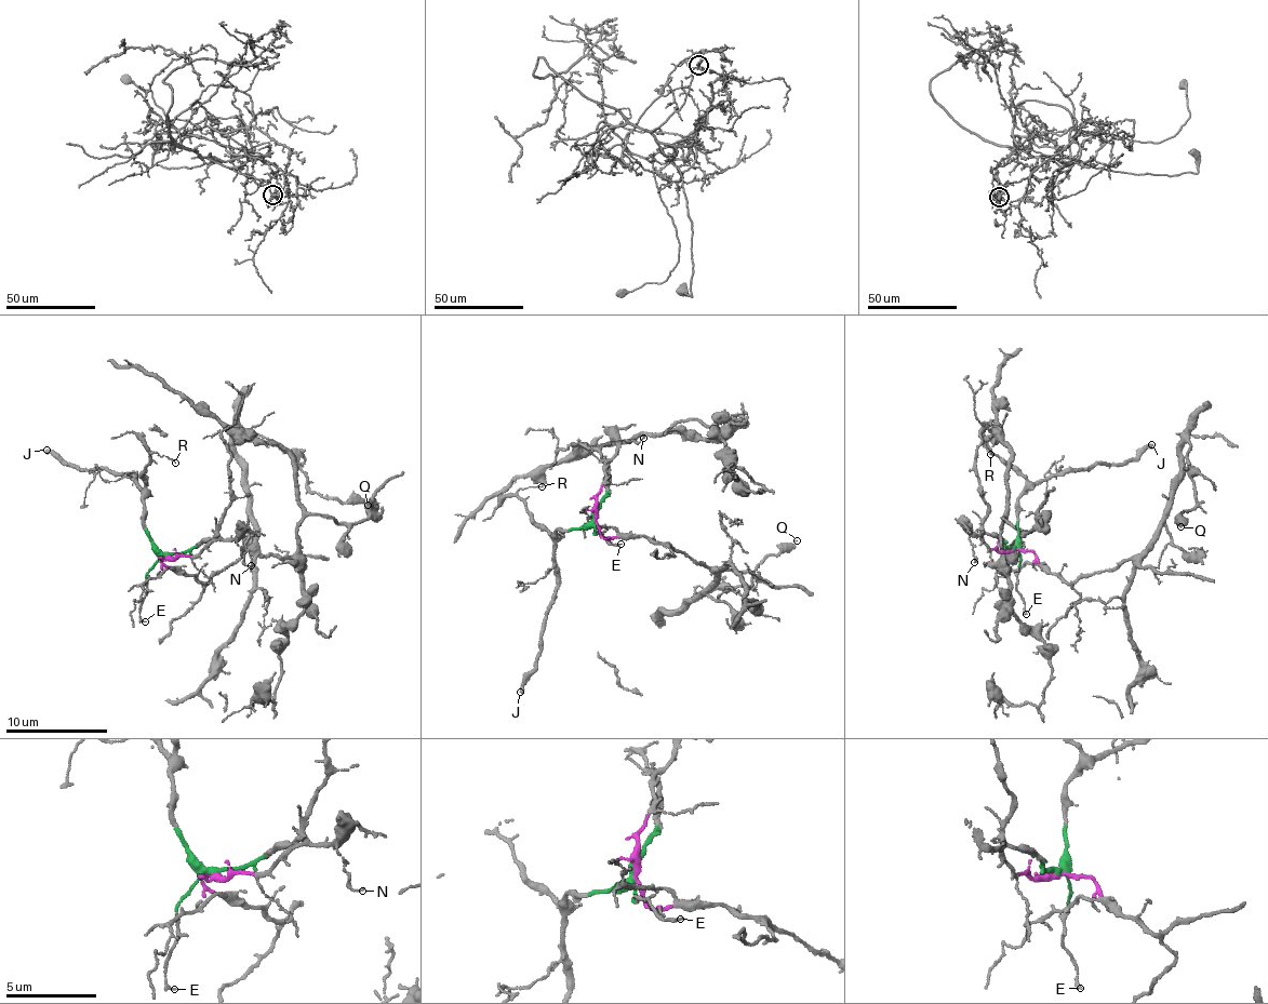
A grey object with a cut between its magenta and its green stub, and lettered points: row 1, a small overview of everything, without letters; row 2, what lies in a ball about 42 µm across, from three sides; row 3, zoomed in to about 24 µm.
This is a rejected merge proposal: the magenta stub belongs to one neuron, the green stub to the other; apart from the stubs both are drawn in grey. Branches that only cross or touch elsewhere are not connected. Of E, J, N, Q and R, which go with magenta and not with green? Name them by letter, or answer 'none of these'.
N, Q

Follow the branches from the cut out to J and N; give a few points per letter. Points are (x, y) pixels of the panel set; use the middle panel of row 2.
J: (594, 517), (582, 526), (557, 530), (558, 590), (541, 637), (537, 670), (520, 692)
N: (596, 517), (596, 496), (608, 464), (621, 442), (643, 438)

